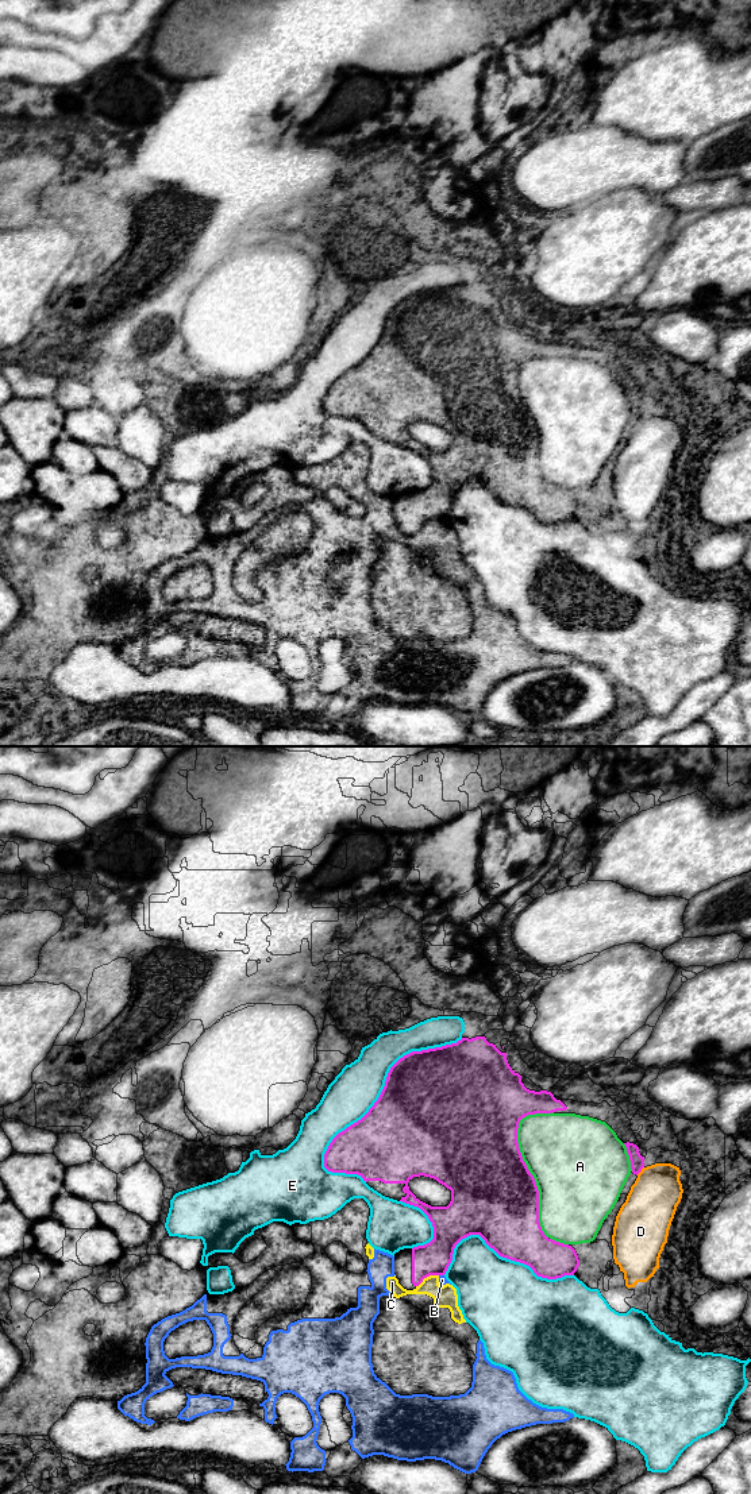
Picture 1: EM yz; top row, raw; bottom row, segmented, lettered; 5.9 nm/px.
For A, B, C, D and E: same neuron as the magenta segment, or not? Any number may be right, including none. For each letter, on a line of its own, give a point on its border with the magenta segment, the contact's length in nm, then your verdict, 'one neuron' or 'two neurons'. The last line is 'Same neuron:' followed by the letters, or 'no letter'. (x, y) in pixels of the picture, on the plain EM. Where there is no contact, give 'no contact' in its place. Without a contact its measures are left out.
A: yz (524, 408) | 750 nm | one neuron
B: yz (442, 518) | 30 nm | two neurons
C: yz (427, 520) | 150 nm | two neurons
D: yz (640, 414) | 70 nm | two neurons
E: yz (385, 329) | 1150 nm | two neurons
Same neuron: A

